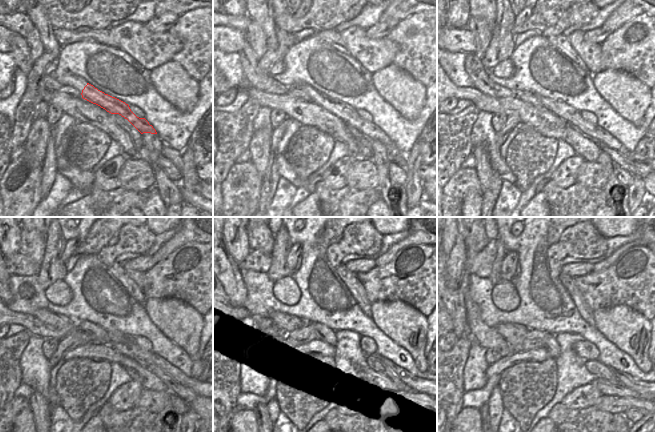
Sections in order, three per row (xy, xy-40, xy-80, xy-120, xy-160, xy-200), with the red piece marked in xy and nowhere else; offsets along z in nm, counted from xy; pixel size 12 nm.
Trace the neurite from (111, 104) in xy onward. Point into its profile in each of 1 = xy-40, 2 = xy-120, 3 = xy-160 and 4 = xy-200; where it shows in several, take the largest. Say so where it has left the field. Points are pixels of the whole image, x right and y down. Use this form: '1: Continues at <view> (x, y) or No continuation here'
1: Continues at xy-40 (342, 110)
2: Continues at xy-120 (117, 337)
3: Continues at xy-160 (416, 384)
4: Continues at xy-200 (628, 381)

